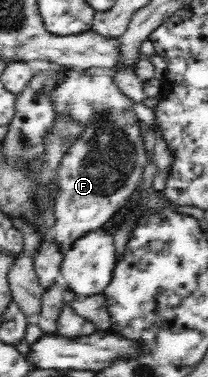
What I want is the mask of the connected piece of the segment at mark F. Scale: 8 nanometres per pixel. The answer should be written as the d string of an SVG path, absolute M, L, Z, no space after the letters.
M67 70L66 80L51 94L56 113L68 113L85 125L84 136L71 144L58 169L60 186L53 205L55 223L51 238L62 255L71 249L77 238L91 229L100 229L117 212L129 206L148 159L139 119L133 113L133 102L115 86L110 72L93 74Z

